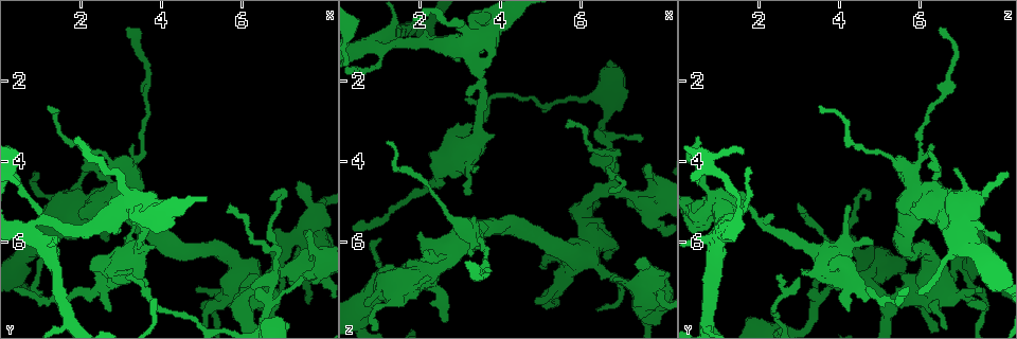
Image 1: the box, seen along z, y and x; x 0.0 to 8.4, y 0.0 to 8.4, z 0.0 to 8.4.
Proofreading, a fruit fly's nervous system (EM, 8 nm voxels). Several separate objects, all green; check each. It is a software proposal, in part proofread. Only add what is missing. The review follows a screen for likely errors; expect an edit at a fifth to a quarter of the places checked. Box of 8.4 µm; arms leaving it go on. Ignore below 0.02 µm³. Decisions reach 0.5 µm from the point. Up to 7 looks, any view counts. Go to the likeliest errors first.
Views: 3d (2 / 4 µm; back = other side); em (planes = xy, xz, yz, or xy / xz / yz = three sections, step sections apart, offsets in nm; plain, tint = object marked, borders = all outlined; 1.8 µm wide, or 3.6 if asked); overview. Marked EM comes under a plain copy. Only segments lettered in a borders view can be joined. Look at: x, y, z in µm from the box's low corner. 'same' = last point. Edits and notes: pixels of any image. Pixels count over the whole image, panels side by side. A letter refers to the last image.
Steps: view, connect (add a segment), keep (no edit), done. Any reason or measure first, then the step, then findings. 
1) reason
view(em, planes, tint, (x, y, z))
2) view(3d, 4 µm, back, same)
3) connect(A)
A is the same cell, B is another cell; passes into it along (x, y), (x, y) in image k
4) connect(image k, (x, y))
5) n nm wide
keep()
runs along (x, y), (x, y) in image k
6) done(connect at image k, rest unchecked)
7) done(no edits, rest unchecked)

an open end
view(em, xy, step 4, tint, (2.20, 6.60, 3.85))

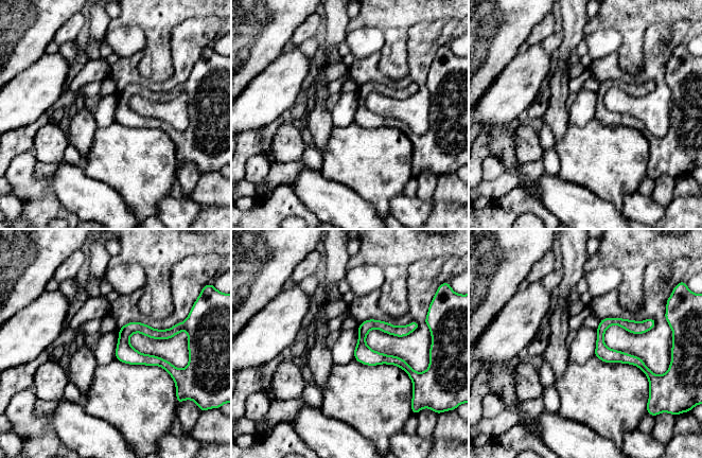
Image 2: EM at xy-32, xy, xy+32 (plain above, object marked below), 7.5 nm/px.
cut it another way
view(em, planes, borders, same)

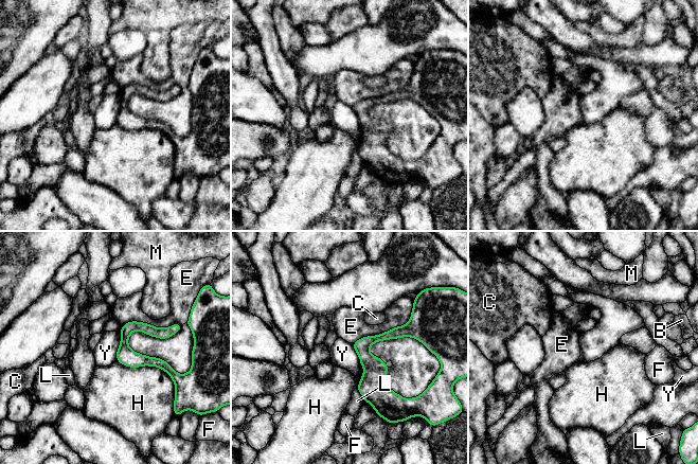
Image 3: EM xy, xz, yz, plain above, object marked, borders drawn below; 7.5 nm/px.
keep()
B, C, E, F, H, L, M and Y are other cells; runs along (408, 325), (367, 345), (376, 407) in image 3; no lettered segment goes on from it

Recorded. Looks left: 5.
stops while still wide
view(em, 3.6 µm, yz, step 4, tint, (2.00, 5.20, 5.80))

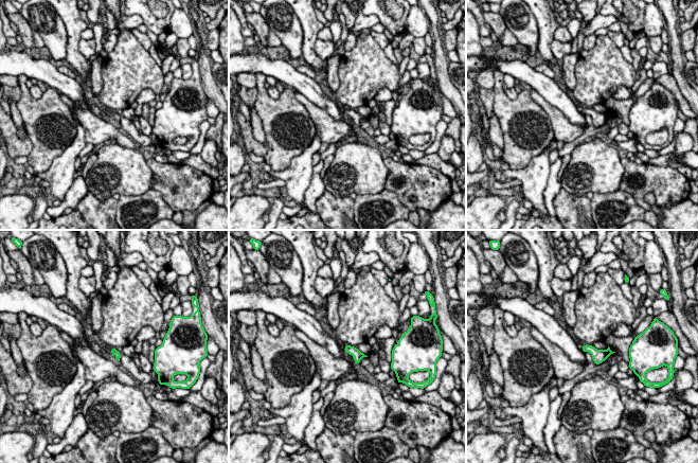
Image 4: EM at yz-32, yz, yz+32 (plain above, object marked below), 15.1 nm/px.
view(em, 3.6 µm, planes, borders, same)

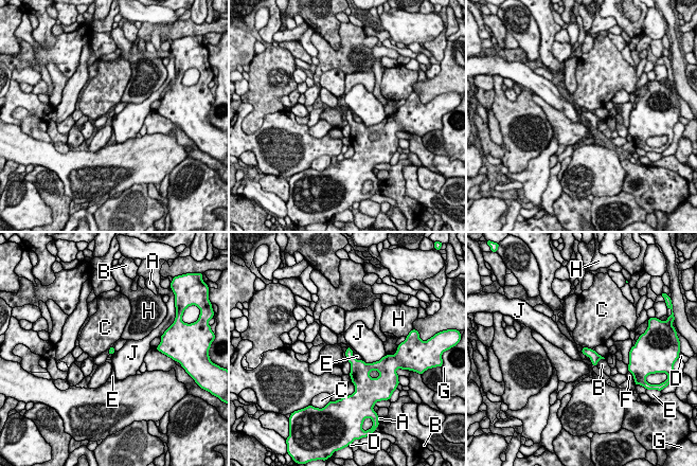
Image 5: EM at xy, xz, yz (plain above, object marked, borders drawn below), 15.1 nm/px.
keep()
A, B, C, D, E, F, G, H and J are other cells; border along (583, 346), (591, 348) in image 5; no lettered segment goes on from it

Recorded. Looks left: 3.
free end
view(em, 3.6 µm, planes, borders, (7.70, 5.90, 6.65))

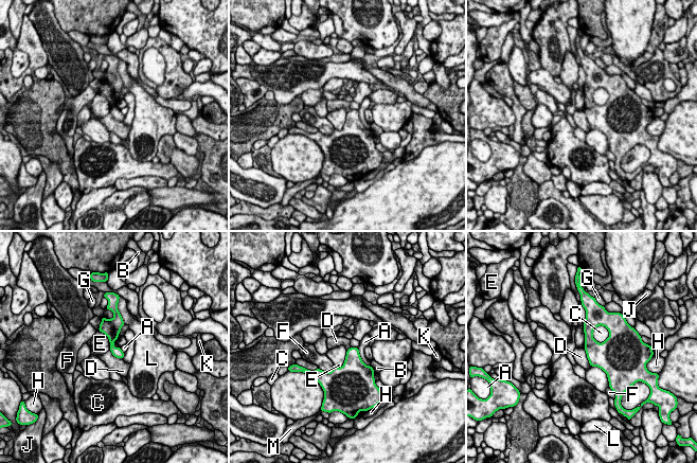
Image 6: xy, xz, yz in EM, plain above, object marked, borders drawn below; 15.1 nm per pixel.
keep()
A, B, C, D, E, F, G, H, J, K, L and M are other cells; border along (583, 349), (591, 366) in image 6; none of them fits

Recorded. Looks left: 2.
done(no edits, rest unchecked)

